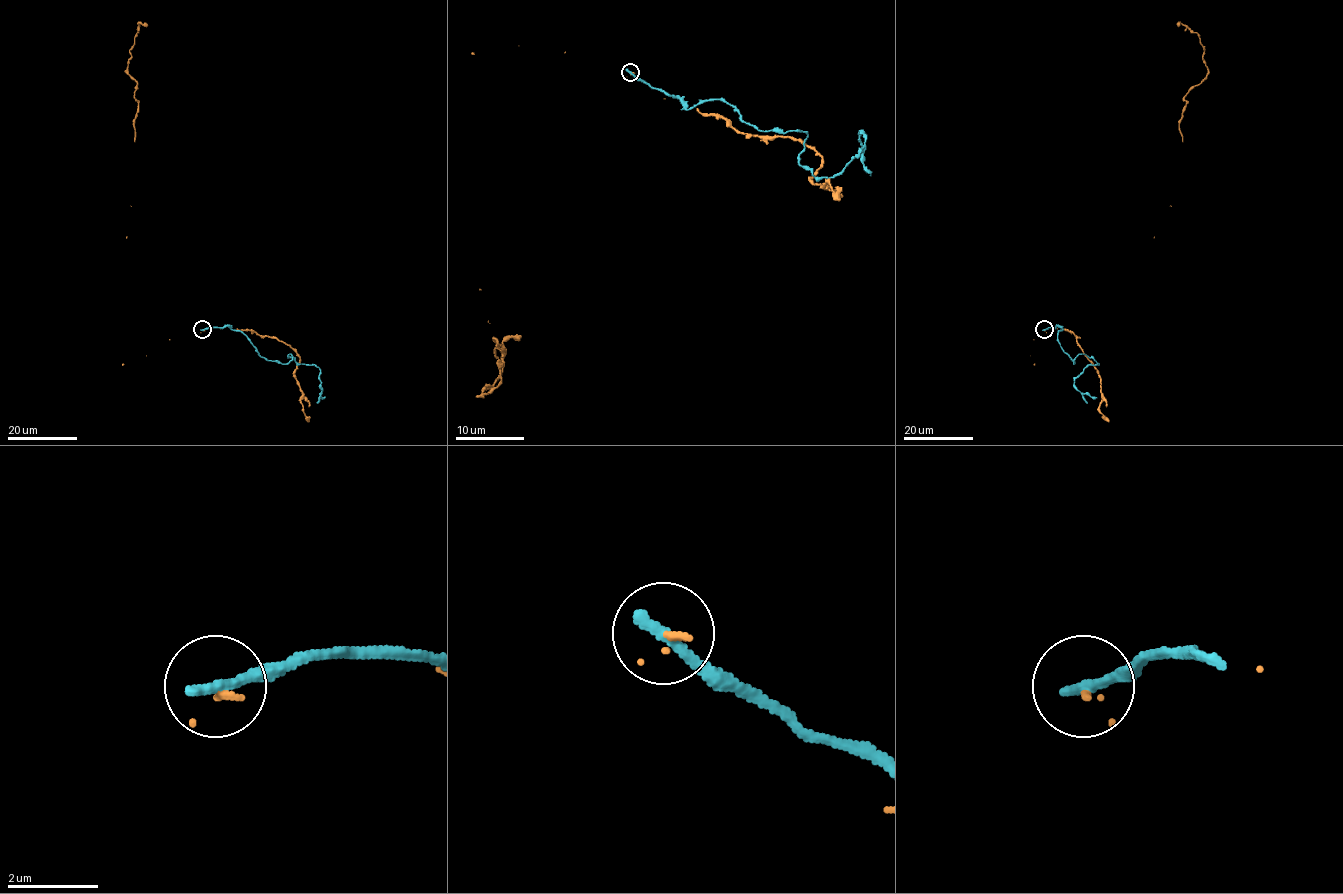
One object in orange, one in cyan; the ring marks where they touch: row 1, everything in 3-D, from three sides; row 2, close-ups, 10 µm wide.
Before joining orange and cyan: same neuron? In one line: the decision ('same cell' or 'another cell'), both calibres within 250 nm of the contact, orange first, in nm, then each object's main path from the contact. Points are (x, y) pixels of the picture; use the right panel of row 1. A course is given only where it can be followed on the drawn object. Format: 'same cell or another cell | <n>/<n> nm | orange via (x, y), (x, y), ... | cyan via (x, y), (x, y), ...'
another cell | 90/320 nm | orange via (1043, 330), (1057, 328), (1182, 141), (1179, 119), (1184, 97), (1208, 73), (1199, 36), (1177, 25) | cyan via (1043, 330), (1063, 329), (1057, 341), (1074, 364), (1079, 354), (1097, 363), (1074, 381), (1081, 392), (1096, 397)

